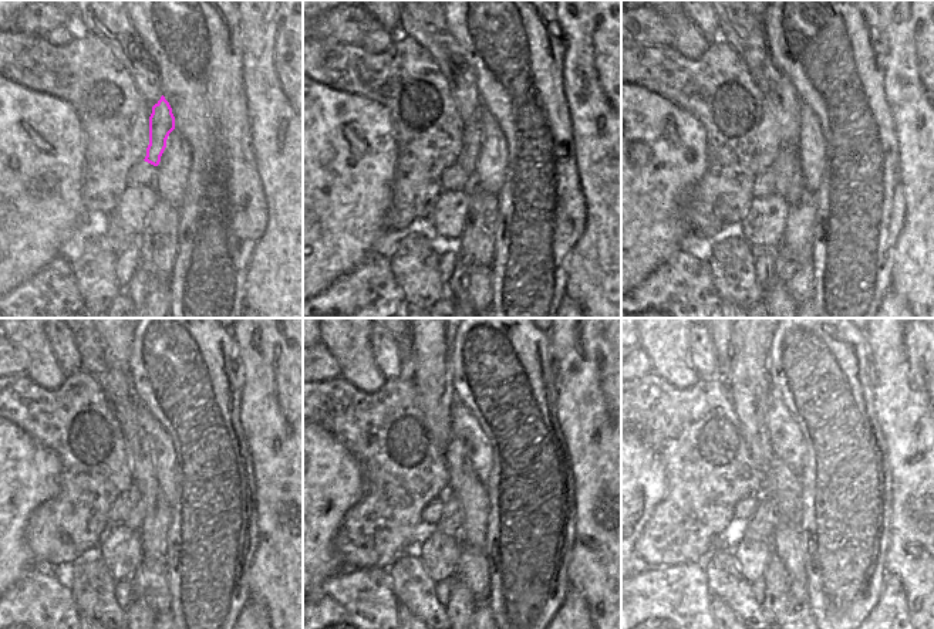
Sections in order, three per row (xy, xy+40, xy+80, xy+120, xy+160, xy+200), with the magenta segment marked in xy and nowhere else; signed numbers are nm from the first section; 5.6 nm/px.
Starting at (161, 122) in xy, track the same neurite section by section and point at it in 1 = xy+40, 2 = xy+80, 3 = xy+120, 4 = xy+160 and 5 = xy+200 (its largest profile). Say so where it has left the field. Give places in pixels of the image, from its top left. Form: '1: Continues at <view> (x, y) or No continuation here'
1: Continues at xy+40 (472, 138)
2: Continues at xy+80 (786, 166)
3: Continues at xy+120 (134, 520)
4: Continues at xy+160 (452, 517)
5: Continues at xy+200 (761, 527).

